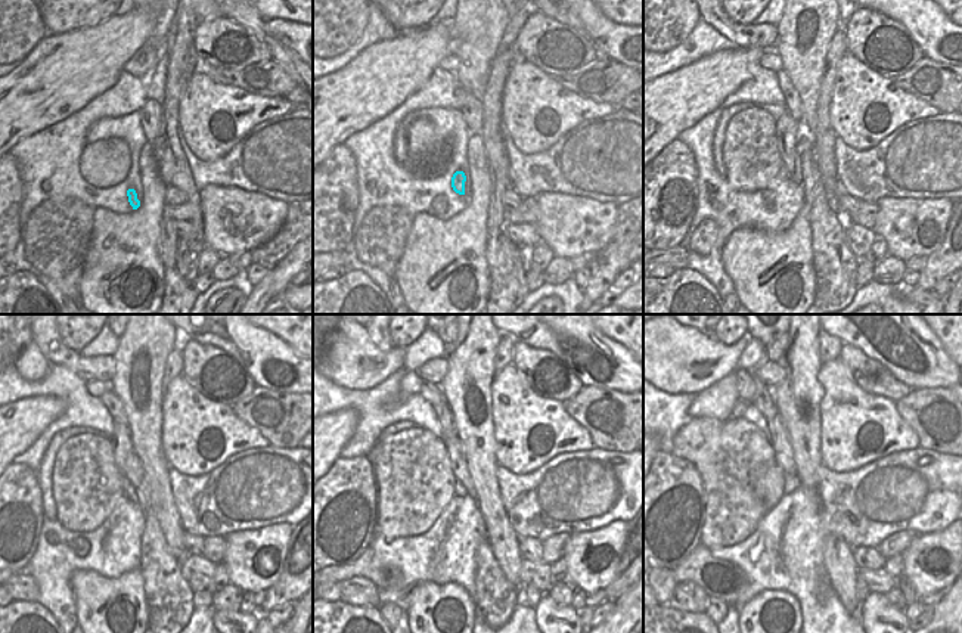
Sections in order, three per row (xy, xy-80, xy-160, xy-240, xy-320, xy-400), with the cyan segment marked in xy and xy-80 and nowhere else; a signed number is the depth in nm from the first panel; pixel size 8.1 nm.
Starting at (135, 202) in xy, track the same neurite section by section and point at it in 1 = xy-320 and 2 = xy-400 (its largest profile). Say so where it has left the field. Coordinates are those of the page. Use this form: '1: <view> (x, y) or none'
1: xy-320 (441, 409)
2: xy-400 (763, 400)

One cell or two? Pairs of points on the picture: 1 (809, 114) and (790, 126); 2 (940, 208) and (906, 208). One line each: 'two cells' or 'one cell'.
1: two cells
2: one cell

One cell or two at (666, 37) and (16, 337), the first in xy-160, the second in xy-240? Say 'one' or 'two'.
one

